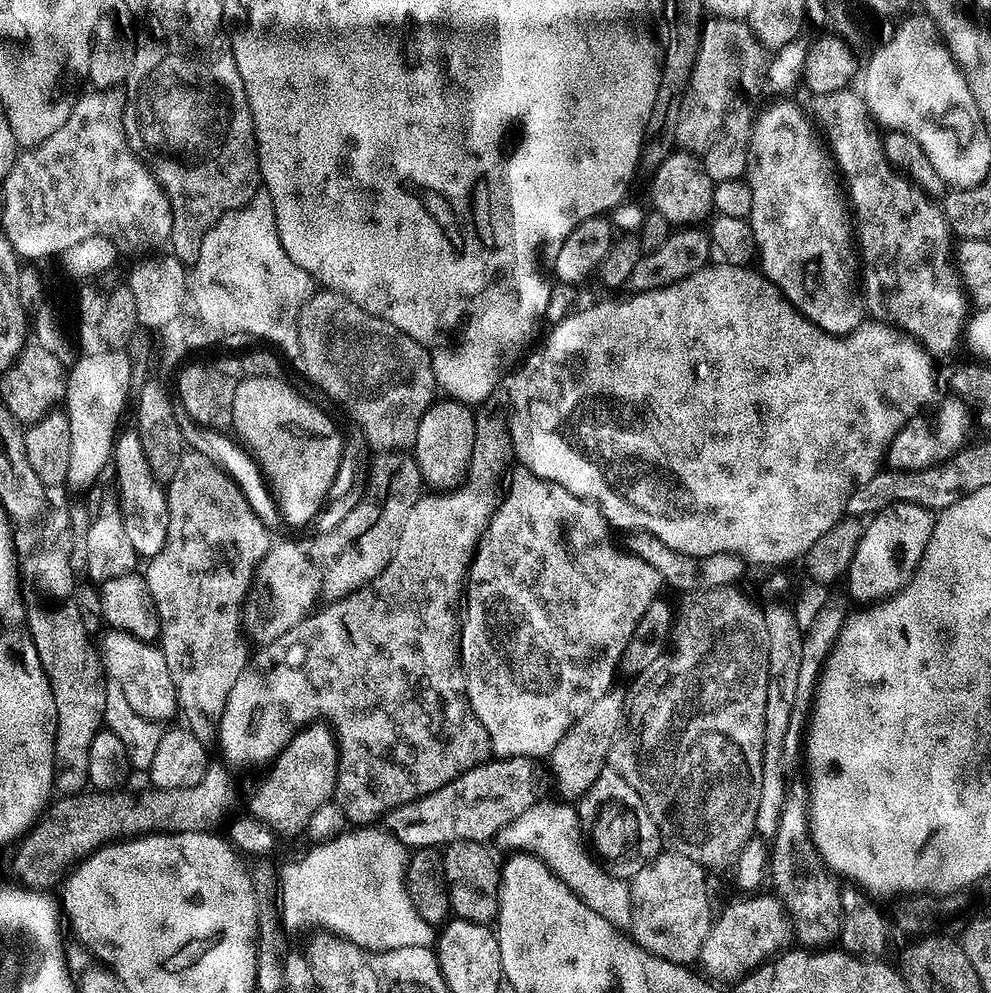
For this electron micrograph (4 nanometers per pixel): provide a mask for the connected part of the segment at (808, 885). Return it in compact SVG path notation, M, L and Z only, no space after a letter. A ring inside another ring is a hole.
M801 782L801 784L792 784L787 785L785 794L784 794L784 805L782 806L782 818L779 822L779 828L776 831L774 841L770 846L770 884L774 887L775 895L780 897L780 900L784 902L785 907L788 909L791 919L794 921L794 936L796 936L801 945L809 950L820 950L825 946L831 945L833 941L839 937L840 934L840 888L838 883L836 884L837 877L833 875L830 871L827 864L825 864L824 859L821 858L820 852L816 849L816 843L812 841L812 821L810 819L810 788L807 783Z

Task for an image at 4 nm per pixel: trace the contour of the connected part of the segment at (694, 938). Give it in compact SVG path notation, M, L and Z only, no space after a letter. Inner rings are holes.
M675 850L661 851L659 856L649 860L648 865L632 877L632 926L630 935L650 954L662 958L666 962L674 962L681 966L692 966L702 954L703 943L710 934L714 911L712 912L712 892L708 889L709 873L698 862L686 858Z

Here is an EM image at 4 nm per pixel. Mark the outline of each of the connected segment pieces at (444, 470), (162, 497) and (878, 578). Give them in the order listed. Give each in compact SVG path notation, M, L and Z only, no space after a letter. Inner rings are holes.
M451 398L437 399L426 410L426 414L422 414L422 422L418 422L414 455L429 489L451 490L463 484L474 450L475 421L475 411L469 405Z
M135 430L122 432L115 437L110 460L114 468L116 464L116 484L120 487L118 503L124 514L126 538L130 538L130 546L134 546L137 557L155 558L163 551L168 538L168 498L161 481L146 462L140 435Z
M897 503L871 517L864 524L862 542L858 542L854 562L850 562L848 567L846 585L849 594L858 603L872 606L901 592L915 576L924 558L924 551L932 537L933 523L934 516L929 509L913 504Z

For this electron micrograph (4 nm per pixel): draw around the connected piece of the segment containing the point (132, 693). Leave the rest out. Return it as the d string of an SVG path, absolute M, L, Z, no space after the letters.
M108 634L100 642L101 660L105 675L123 684L124 692L130 706L142 717L157 722L176 716L178 712L176 687L169 672L163 651L151 643L136 640L123 634Z

